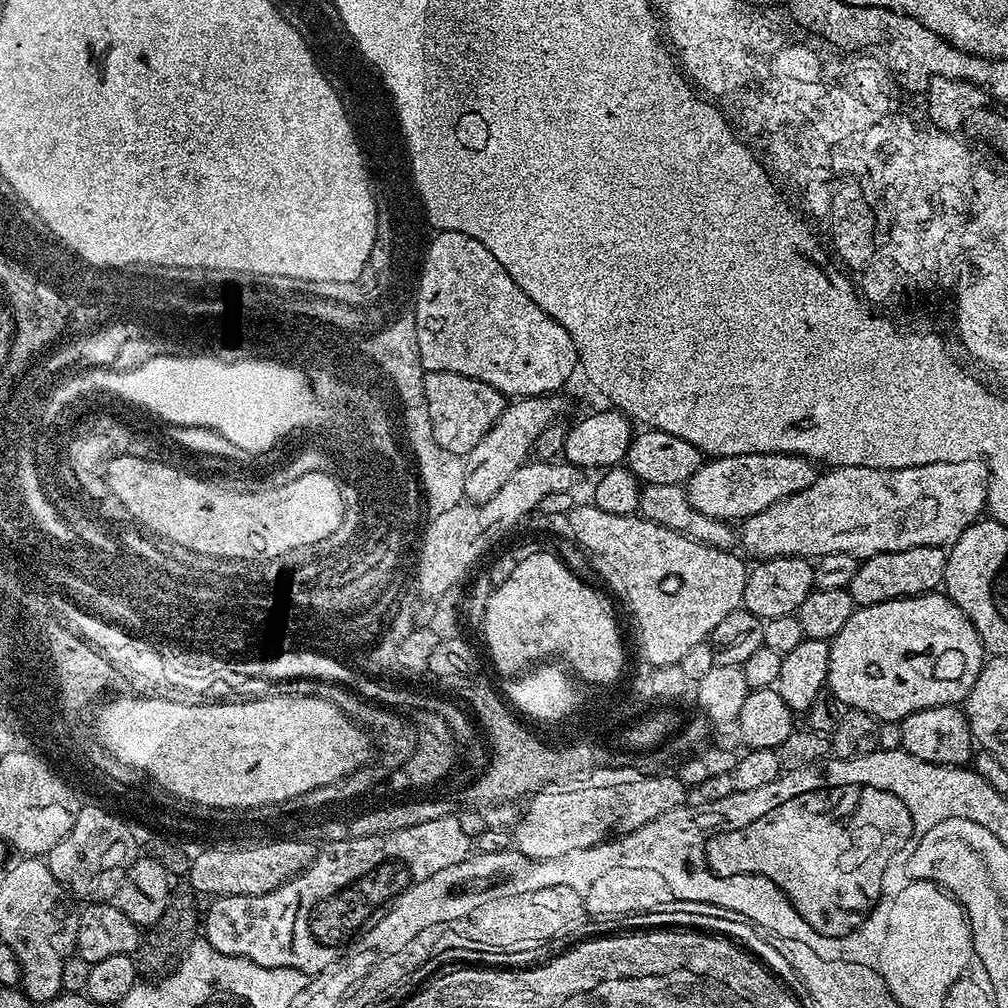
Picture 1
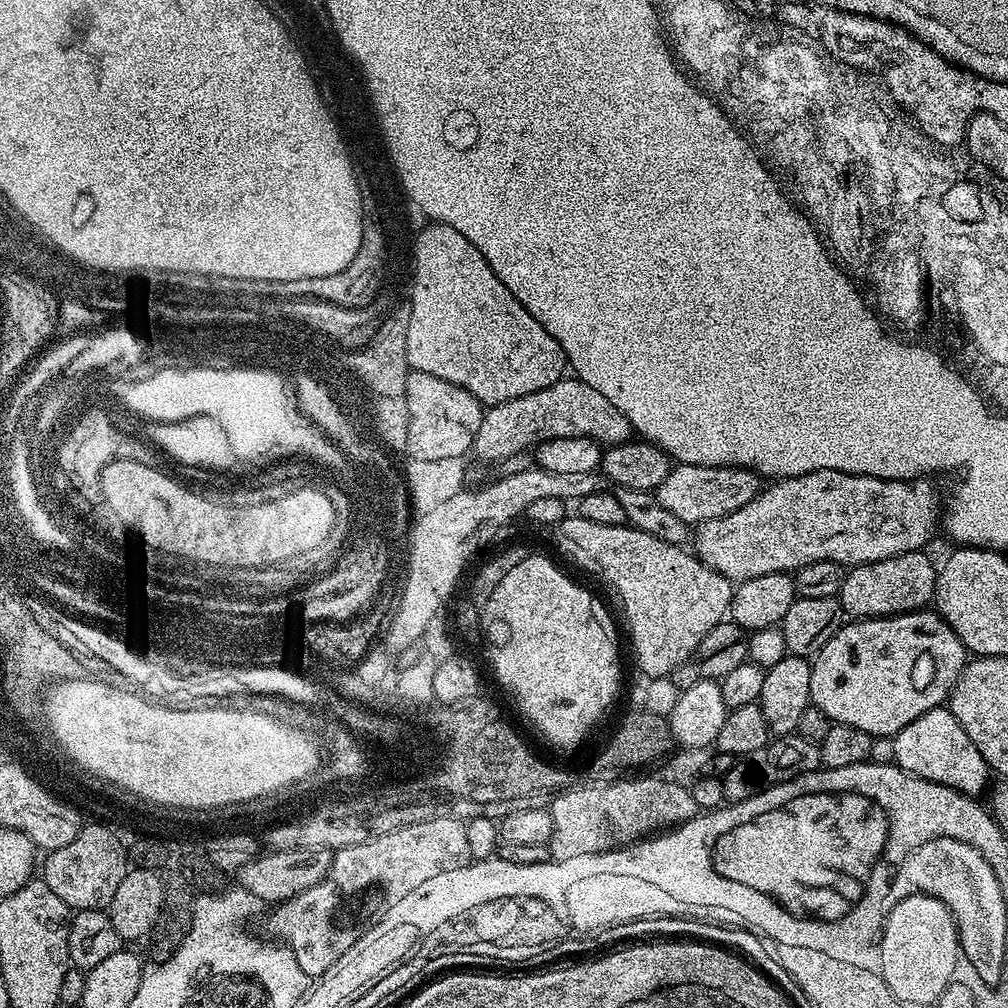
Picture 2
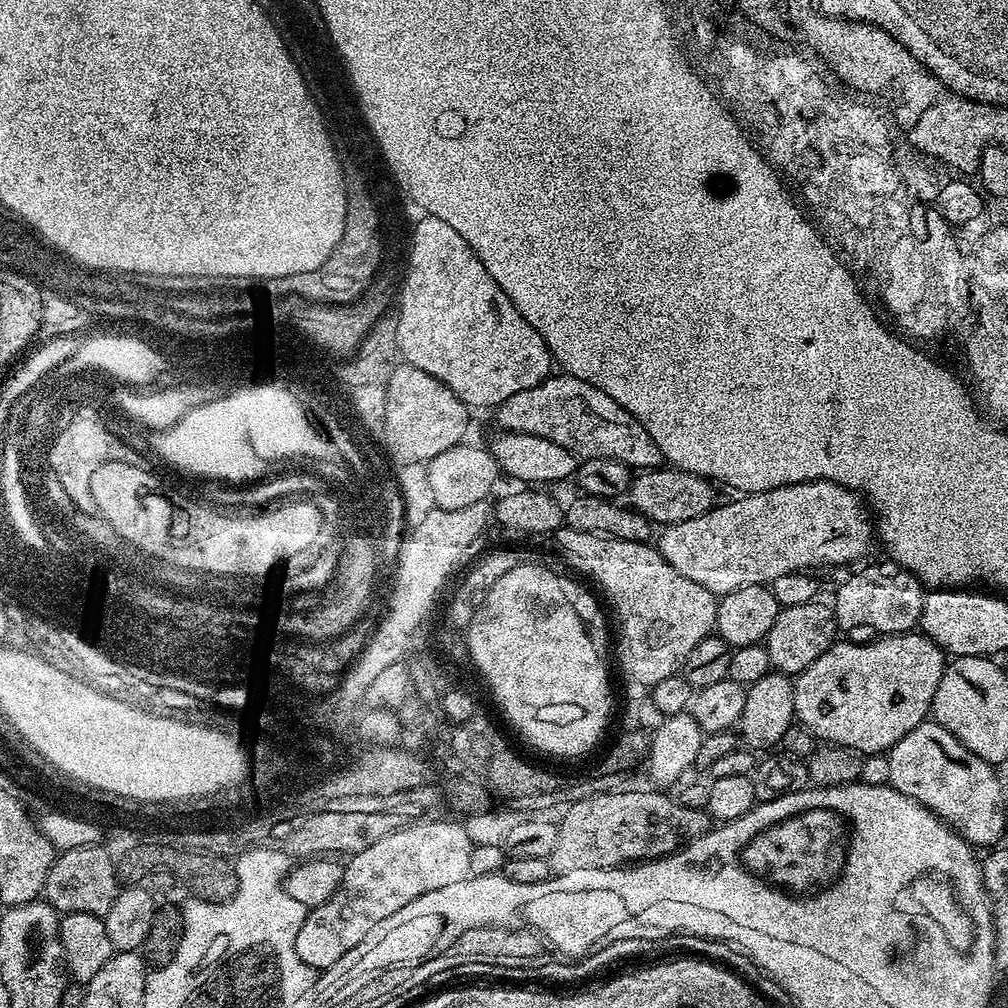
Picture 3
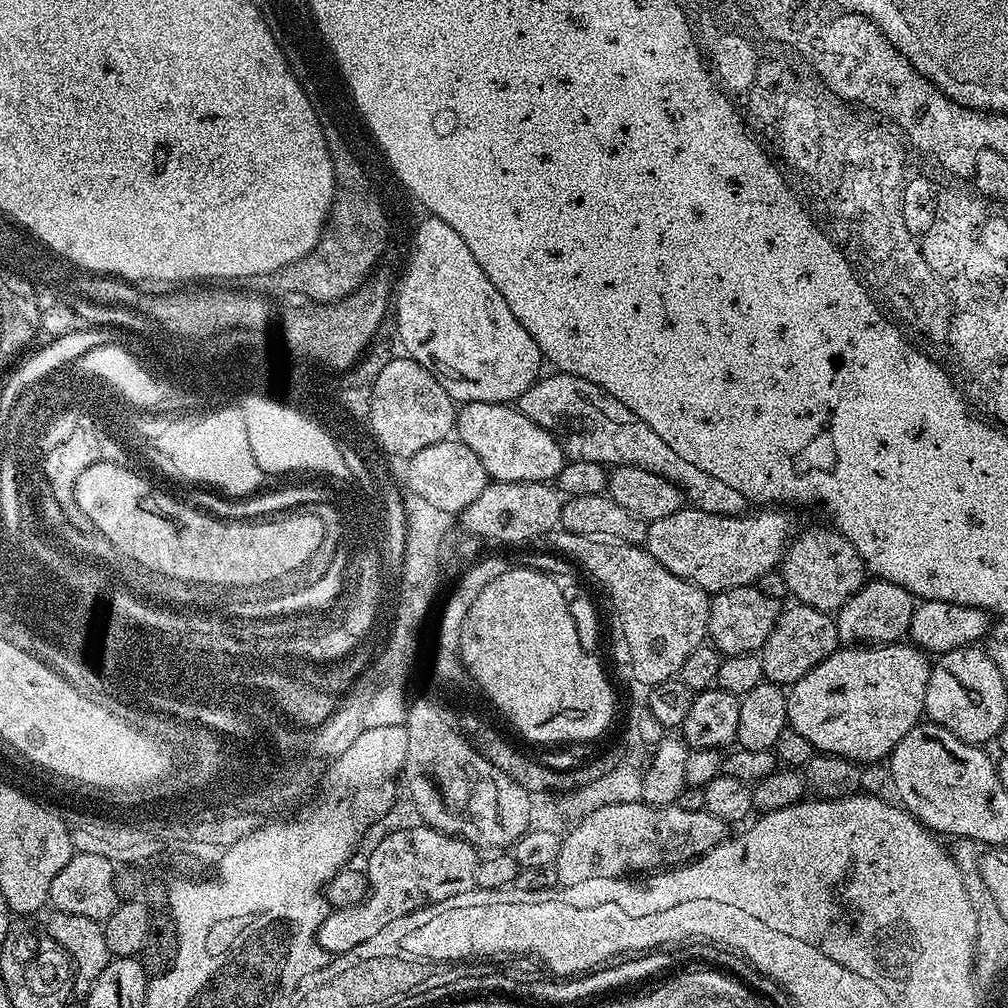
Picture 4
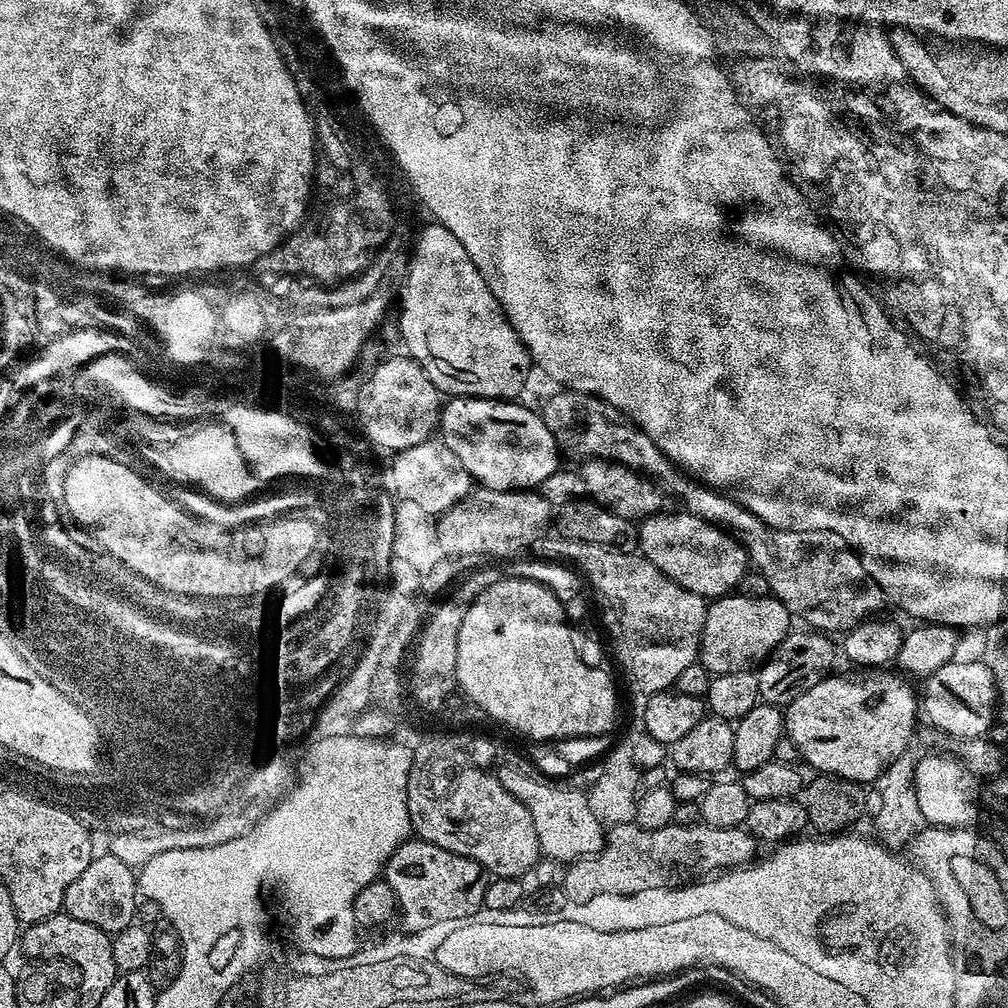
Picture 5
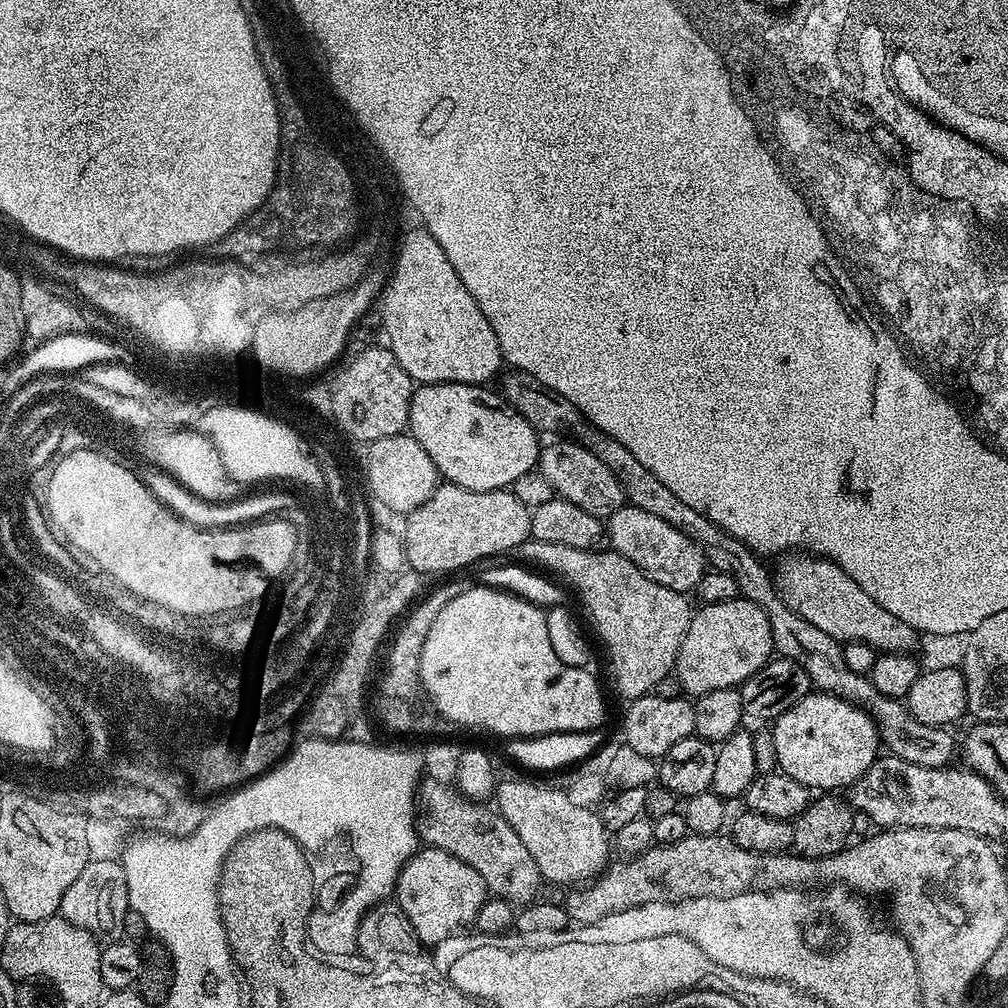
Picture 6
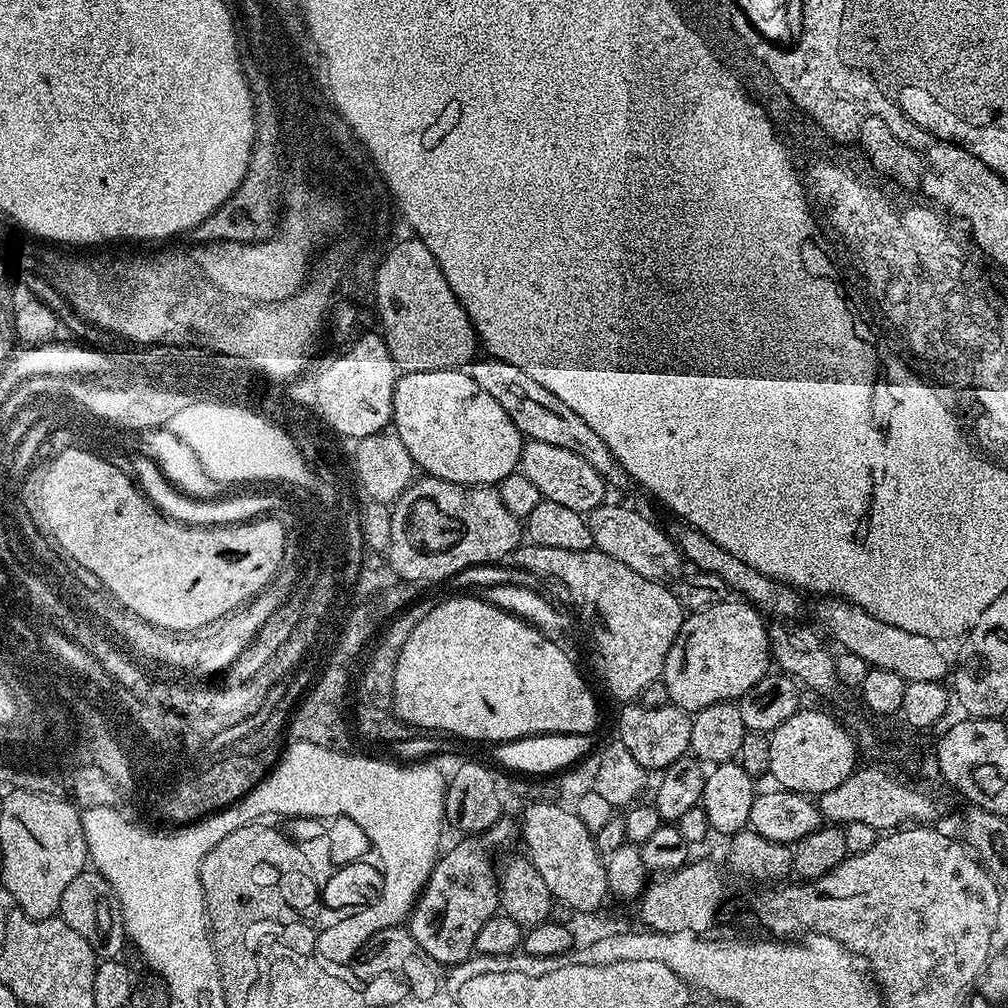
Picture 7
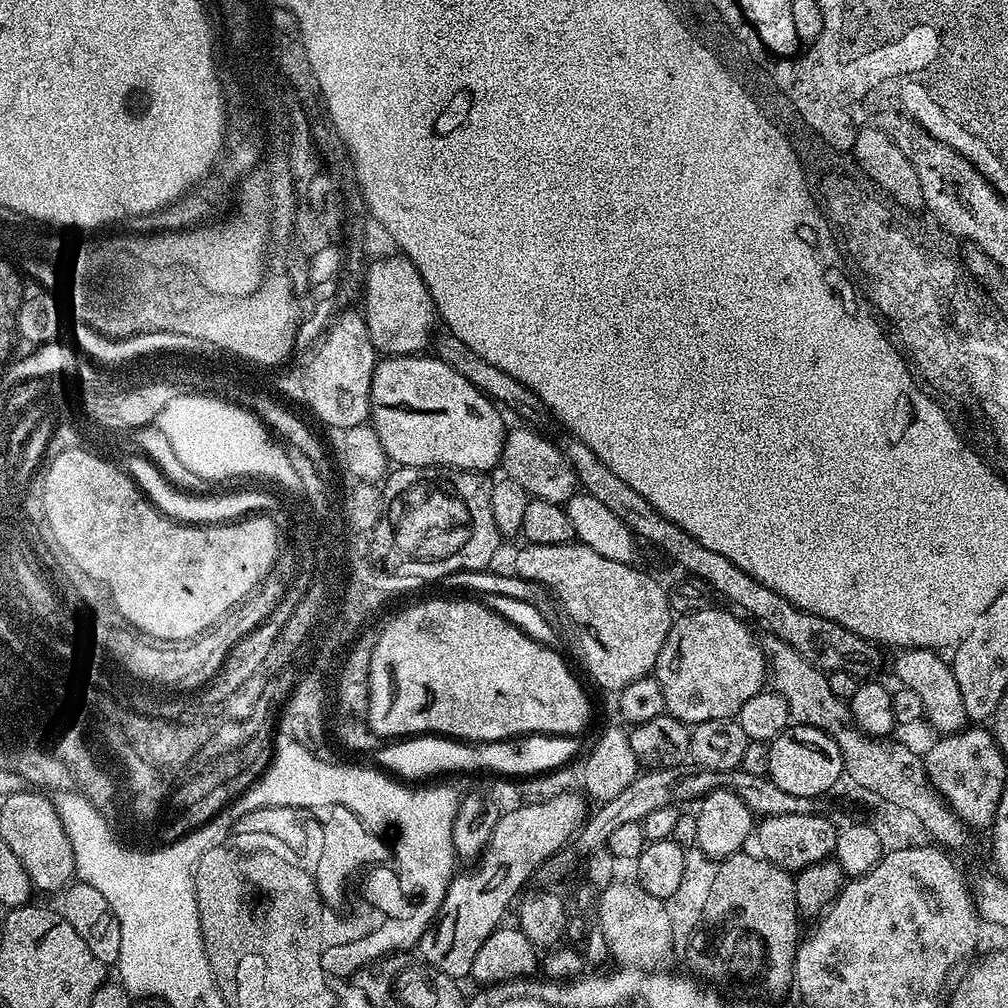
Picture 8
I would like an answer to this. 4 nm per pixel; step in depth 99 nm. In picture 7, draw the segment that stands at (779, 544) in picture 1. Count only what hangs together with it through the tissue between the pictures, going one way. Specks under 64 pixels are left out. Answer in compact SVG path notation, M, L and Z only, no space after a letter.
M605 502L587 513L586 519L596 551L610 554L610 558L630 566L634 574L642 574L642 578L650 578L659 584L668 584L680 579L682 557L676 549L676 544L668 537L663 527L659 528L642 513L635 512L632 508L623 508L620 504Z

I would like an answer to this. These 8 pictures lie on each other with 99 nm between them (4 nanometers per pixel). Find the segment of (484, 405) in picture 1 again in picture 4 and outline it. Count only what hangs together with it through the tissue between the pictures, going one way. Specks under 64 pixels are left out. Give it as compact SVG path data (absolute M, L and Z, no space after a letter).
M403 358L404 360L389 359L386 366L378 374L378 383L375 384L376 393L372 397L372 425L378 440L382 442L384 450L391 453L413 453L416 454L426 447L434 446L449 439L456 427L457 405L442 390L442 386L427 372L417 360Z

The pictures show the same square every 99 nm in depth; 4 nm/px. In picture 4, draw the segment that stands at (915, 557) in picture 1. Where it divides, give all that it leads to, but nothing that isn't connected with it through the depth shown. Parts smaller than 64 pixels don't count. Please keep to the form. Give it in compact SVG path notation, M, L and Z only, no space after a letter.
M879 578L869 579L835 613L838 638L844 646L898 644L908 636L914 598L906 589Z

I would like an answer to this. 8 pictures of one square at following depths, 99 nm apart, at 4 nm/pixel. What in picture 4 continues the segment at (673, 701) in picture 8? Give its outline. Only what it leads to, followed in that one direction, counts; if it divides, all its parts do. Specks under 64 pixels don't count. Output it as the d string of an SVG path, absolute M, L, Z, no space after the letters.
M759 586L728 588L711 597L708 605L707 639L711 647L724 656L746 656L759 653L774 630L782 611L781 601L763 592Z

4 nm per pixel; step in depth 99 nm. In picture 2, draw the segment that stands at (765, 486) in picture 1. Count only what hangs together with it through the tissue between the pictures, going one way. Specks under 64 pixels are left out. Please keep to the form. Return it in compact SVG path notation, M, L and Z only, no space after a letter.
M676 464L666 474L660 487L655 489L654 495L659 504L674 514L674 518L682 518L682 522L695 526L734 514L734 510L742 510L742 506L746 506L746 502L753 500L761 490L761 477L748 468Z

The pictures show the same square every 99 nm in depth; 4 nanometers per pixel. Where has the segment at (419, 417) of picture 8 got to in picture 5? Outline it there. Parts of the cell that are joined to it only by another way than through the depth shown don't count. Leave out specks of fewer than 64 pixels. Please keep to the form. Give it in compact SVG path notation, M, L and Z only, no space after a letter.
M453 396L445 399L438 412L438 436L444 439L443 447L454 457L464 472L482 488L495 492L519 492L539 489L542 478L550 478L561 467L558 451L550 430L546 430L539 411L531 412L511 399L487 400L477 396Z

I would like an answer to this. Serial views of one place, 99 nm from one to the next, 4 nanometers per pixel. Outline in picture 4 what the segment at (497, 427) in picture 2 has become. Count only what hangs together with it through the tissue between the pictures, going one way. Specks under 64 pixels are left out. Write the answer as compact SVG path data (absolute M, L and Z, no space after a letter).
M565 372L551 375L541 375L536 383L530 386L530 390L526 390L526 394L520 396L518 407L530 422L542 426L542 430L546 430L560 443L560 448L568 460L594 462L605 466L625 464L634 466L638 470L650 470L650 474L666 477L691 507L700 508L703 512L713 512L719 516L745 515L747 508L744 507L749 507L750 504L746 497L738 494L738 490L732 489L731 486L726 486L726 482L714 478L714 474L706 474L706 470L698 470L698 466L686 462L686 458L681 458L675 450L670 450L670 446L666 446L666 442L662 442L662 438L658 438L658 434L654 434L654 430L650 430L646 422L642 422L630 410L626 410L626 406L622 406L618 398L606 394L606 390L594 386L594 382L586 382L586 378L578 378Z

